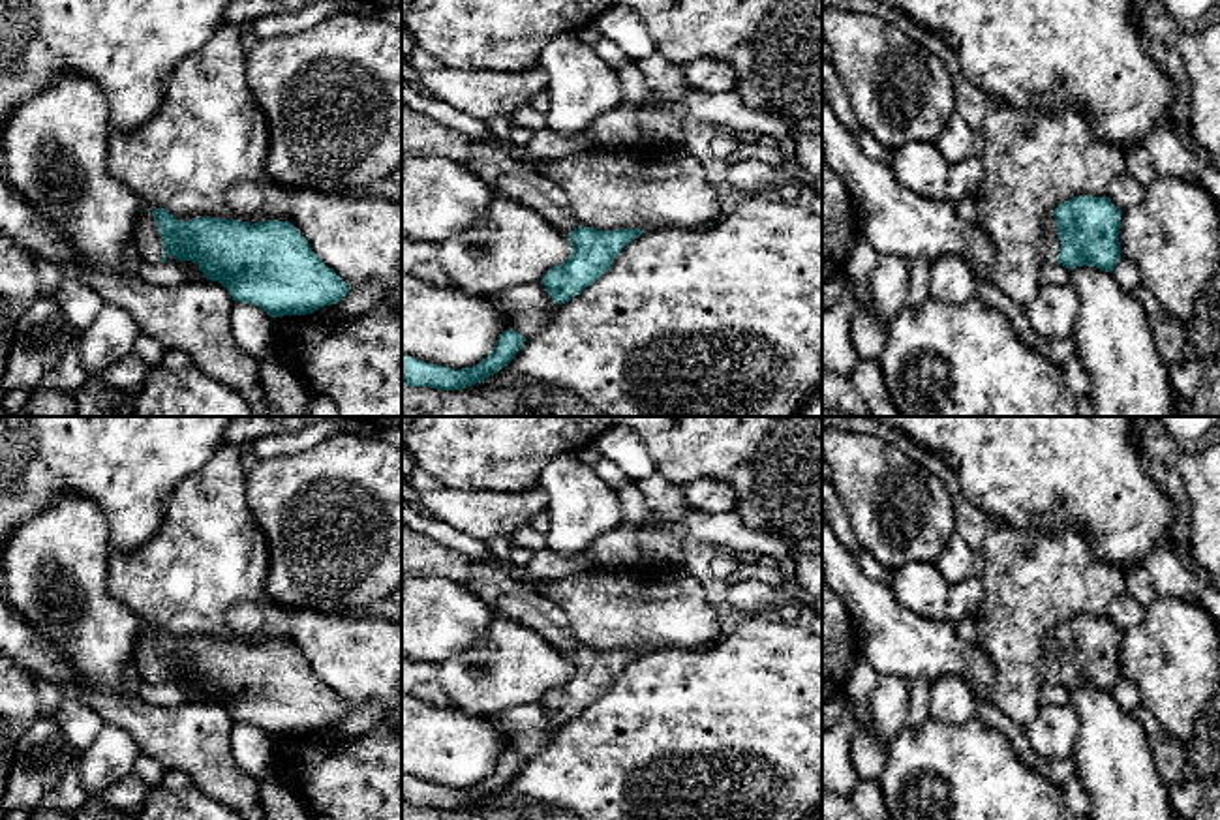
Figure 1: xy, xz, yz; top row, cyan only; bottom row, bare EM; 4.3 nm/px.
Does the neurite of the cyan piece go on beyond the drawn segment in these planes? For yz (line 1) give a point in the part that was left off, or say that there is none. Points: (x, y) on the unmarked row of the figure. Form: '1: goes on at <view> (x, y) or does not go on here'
1: goes on at yz (1052, 665)

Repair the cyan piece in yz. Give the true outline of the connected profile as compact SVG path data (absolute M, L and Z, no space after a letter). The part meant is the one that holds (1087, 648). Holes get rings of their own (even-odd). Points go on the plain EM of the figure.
M1109 617L1062 621L1044 644L1044 676L1068 691L1089 685L1113 692L1121 679L1121 630Z

